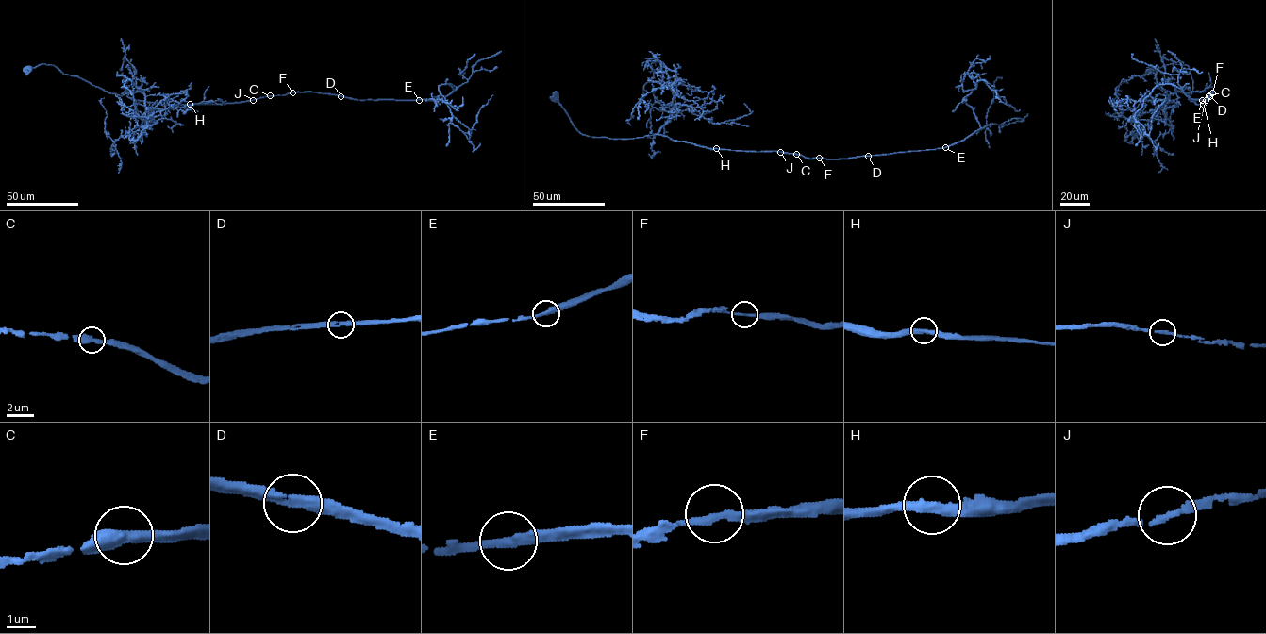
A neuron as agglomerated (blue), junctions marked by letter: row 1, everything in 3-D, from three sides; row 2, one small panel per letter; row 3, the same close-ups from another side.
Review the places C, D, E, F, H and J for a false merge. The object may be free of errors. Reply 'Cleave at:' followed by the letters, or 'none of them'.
Cleave at: none of them

